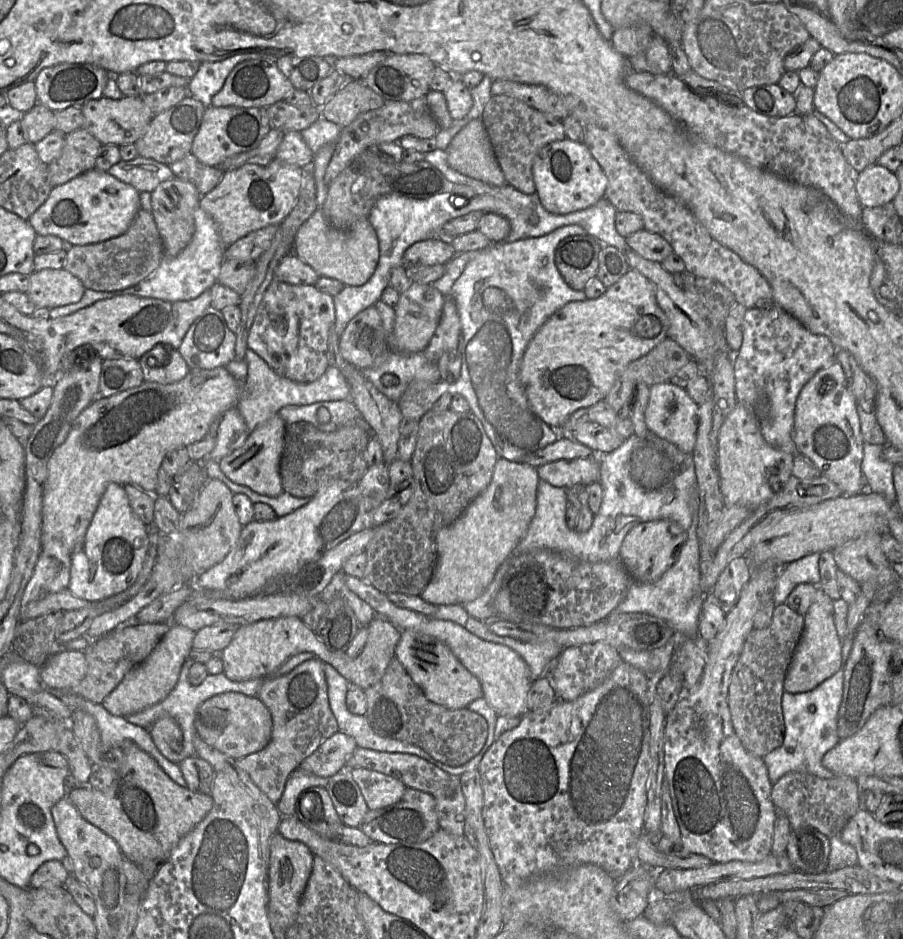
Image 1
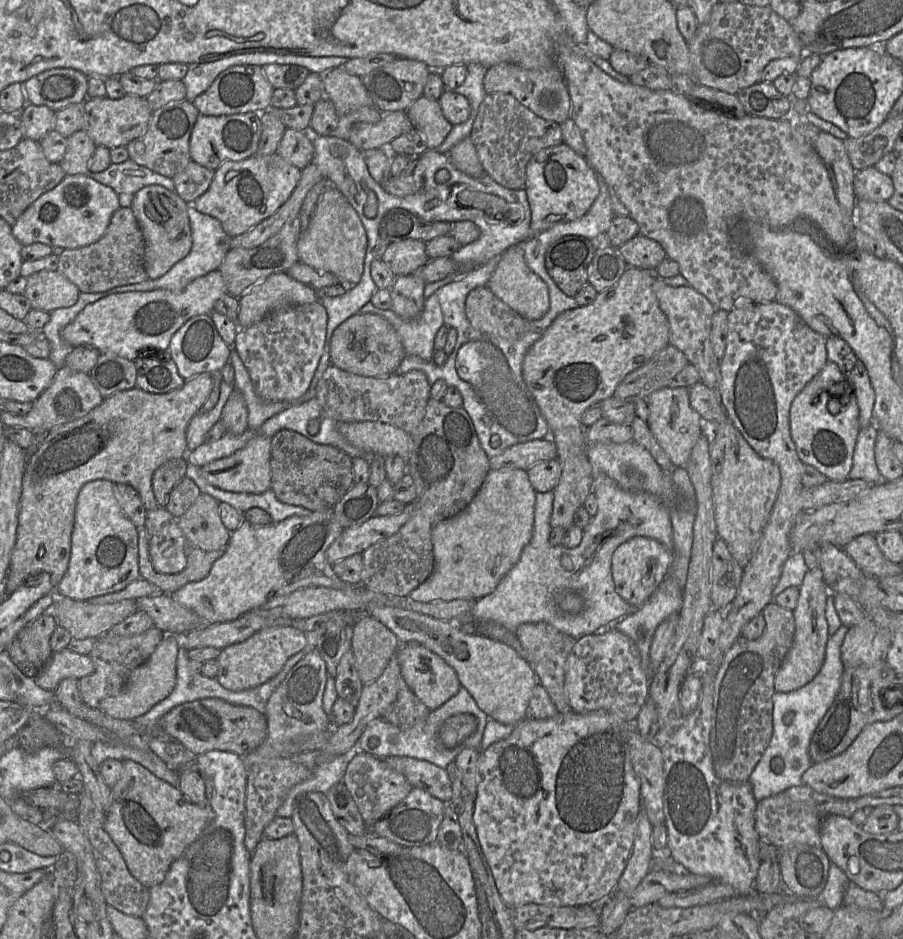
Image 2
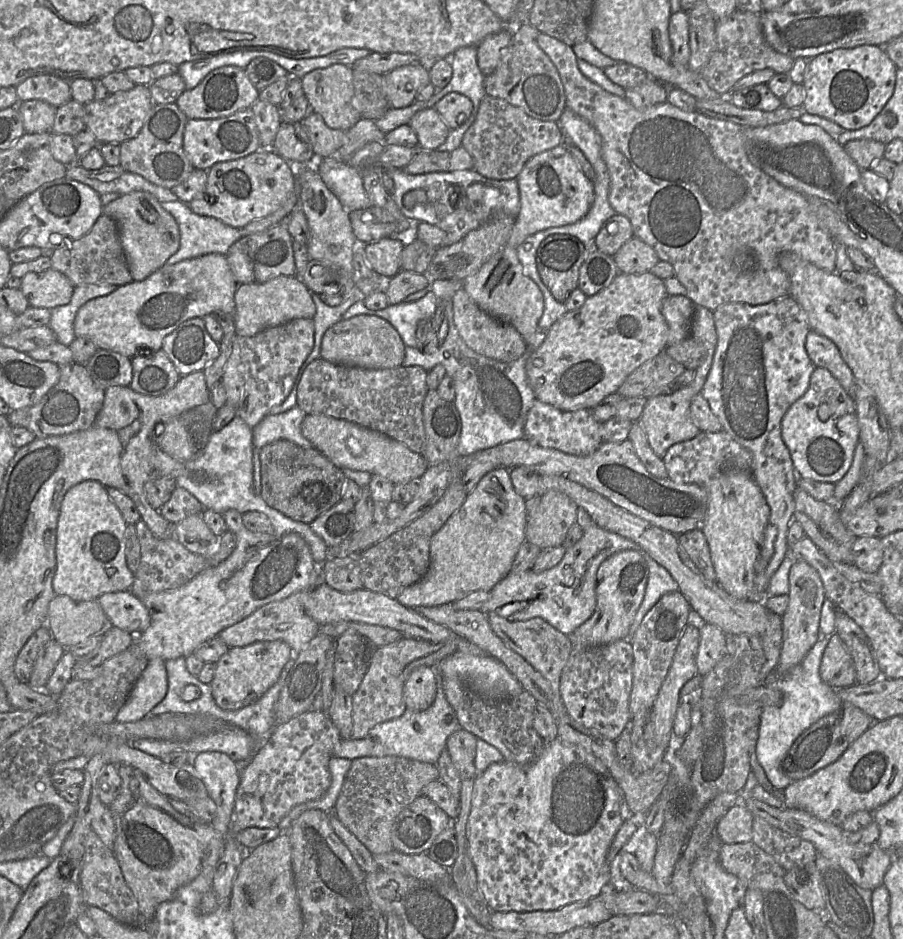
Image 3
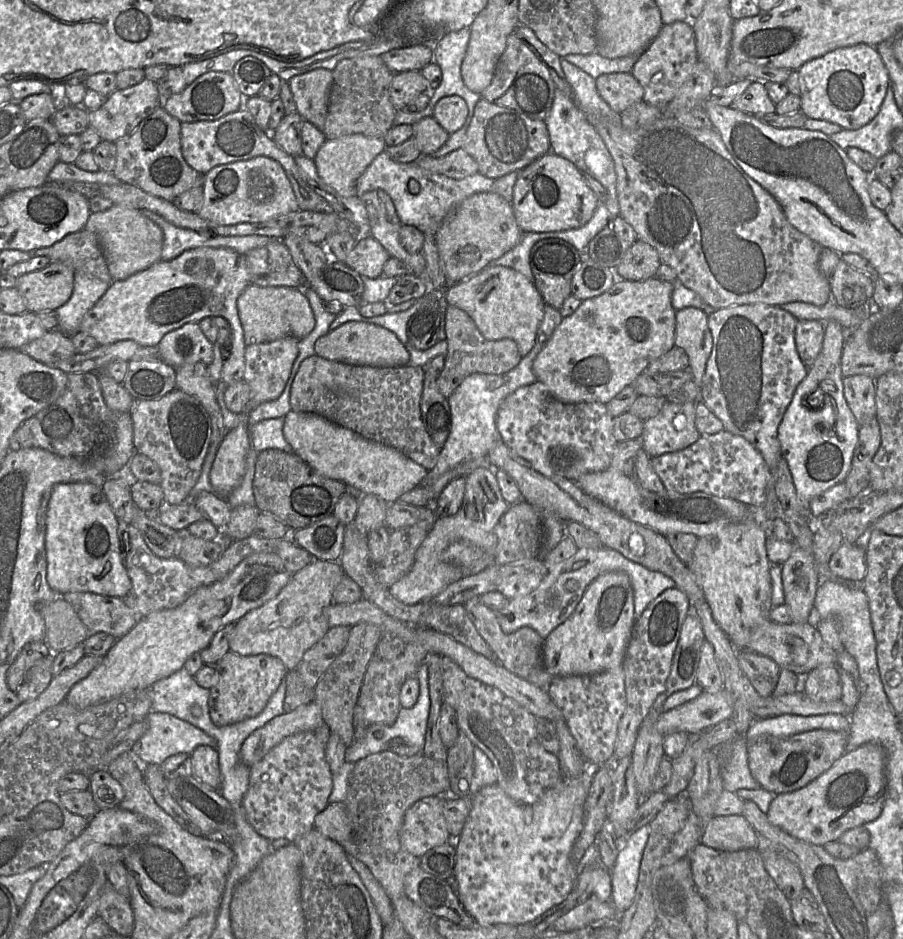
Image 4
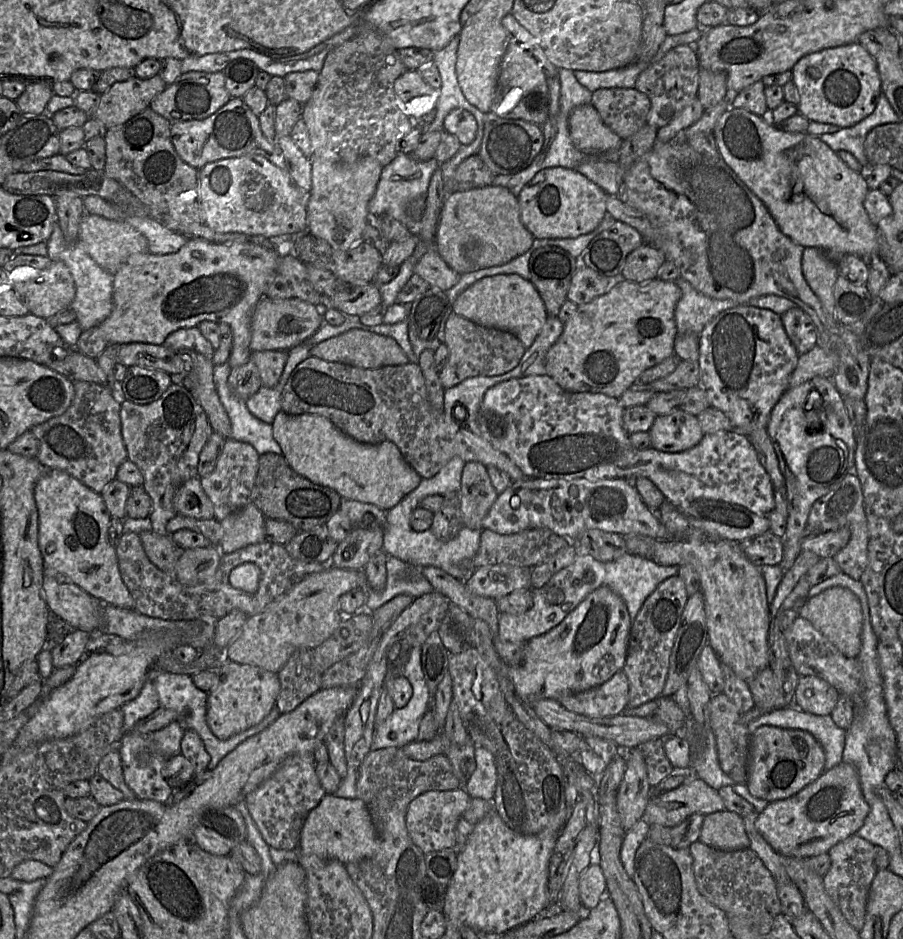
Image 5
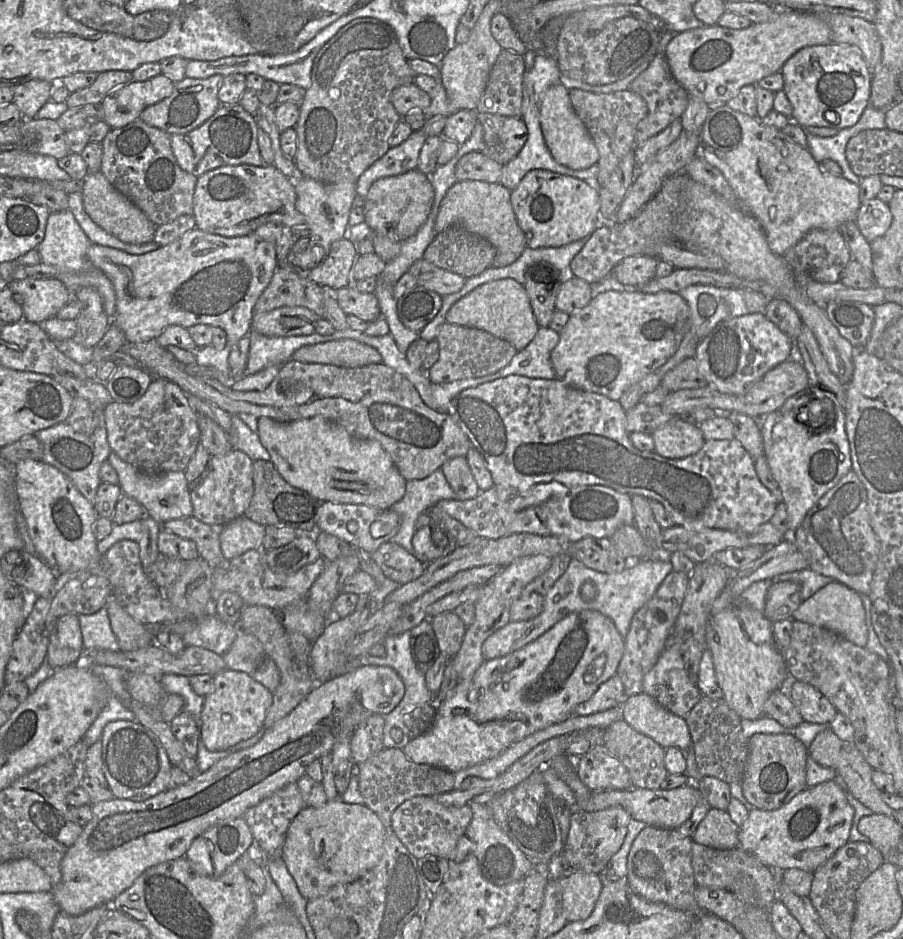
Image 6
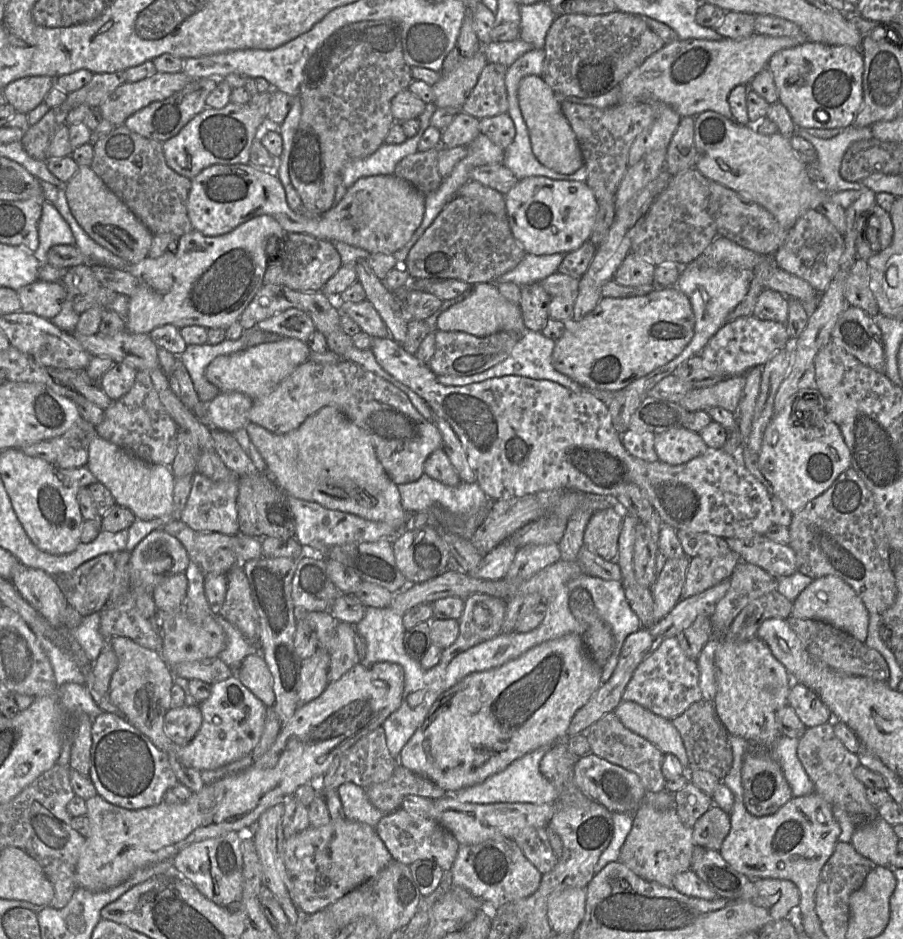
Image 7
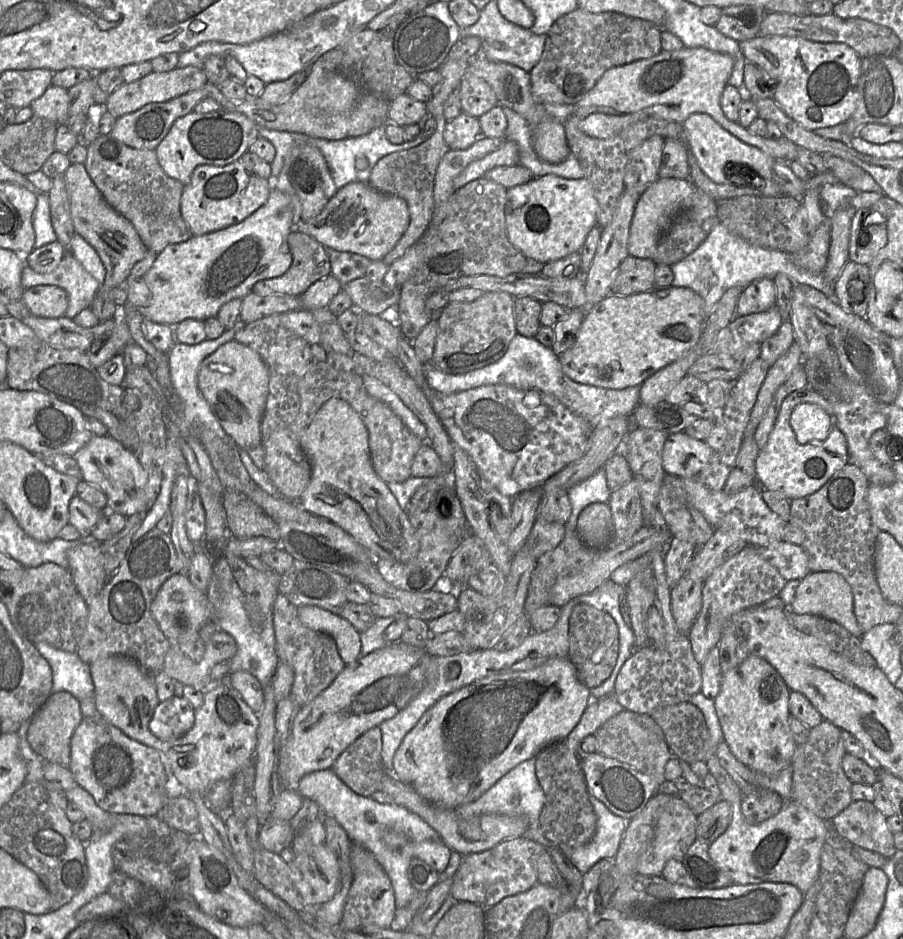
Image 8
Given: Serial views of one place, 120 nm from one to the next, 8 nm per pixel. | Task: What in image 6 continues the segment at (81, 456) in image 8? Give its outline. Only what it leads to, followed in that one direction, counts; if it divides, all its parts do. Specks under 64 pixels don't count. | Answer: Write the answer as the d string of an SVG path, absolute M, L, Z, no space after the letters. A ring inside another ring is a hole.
M113 451L107 458L107 462L118 474L118 485L124 494L136 499L146 511L146 514L159 523L173 519L192 517L193 505L191 492L183 471L172 471L163 474L146 474L123 461Z

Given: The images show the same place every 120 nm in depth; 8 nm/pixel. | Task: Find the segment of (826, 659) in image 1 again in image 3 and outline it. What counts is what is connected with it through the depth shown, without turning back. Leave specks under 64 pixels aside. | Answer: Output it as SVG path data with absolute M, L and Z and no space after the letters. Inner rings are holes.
M796 561L789 571L789 605L782 615L783 641L776 675L784 675L797 666L819 640L821 609L826 599L824 586L817 570L809 563Z

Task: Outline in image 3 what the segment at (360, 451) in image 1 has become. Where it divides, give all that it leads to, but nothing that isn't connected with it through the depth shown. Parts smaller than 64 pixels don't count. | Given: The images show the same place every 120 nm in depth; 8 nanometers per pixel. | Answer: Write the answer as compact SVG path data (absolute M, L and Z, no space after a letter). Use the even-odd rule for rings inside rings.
M289 440L274 441L259 450L260 496L271 508L303 523L311 523L342 499L345 475L314 447L303 448Z

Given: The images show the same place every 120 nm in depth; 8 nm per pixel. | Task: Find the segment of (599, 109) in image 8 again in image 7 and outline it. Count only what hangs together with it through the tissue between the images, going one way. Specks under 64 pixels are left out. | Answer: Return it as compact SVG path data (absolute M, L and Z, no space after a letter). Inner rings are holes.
M754 33L743 39L724 38L720 41L677 40L647 58L618 85L619 103L638 104L653 101L672 107L682 118L713 111L732 118L728 103L730 91L738 85L748 85L778 51L808 42L806 35L772 37Z

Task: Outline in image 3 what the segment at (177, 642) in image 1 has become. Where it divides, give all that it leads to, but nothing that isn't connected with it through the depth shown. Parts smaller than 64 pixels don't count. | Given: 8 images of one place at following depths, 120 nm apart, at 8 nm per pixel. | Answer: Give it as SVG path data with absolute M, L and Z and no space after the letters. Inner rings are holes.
M149 659L149 663L116 716L116 722L129 723L142 720L165 698L168 690L166 661Z

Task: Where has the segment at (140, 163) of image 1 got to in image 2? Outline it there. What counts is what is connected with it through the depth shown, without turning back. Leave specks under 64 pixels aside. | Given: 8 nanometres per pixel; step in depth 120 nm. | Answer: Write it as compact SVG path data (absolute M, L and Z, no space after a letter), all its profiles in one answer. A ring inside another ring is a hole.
M131 159L120 164L111 163L102 172L88 172L87 174L97 182L112 188L118 195L134 195L140 189L150 185L160 185L168 190L175 191L175 186L171 178L140 166Z

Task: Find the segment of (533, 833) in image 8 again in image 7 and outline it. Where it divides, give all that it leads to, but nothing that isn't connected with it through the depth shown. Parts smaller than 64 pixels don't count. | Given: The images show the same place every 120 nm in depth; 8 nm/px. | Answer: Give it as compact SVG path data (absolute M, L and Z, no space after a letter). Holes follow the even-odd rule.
M553 744L541 746L514 760L504 770L491 775L485 781L451 793L460 802L469 803L532 803L547 804L558 799L556 788L540 772L540 761Z

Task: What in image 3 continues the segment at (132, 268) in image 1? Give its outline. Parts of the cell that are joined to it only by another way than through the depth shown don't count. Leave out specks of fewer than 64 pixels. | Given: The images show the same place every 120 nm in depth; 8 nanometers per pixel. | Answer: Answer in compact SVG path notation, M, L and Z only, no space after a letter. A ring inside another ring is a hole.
M103 214L82 238L51 251L50 259L51 268L63 273L74 286L122 286L133 282L121 245L117 223Z

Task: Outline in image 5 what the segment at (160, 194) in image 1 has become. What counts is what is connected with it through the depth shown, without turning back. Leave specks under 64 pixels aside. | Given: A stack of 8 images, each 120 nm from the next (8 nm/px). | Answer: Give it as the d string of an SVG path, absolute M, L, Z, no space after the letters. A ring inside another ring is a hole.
M87 214L81 224L79 242L88 255L103 269L113 274L133 254L148 252L147 238L125 221Z

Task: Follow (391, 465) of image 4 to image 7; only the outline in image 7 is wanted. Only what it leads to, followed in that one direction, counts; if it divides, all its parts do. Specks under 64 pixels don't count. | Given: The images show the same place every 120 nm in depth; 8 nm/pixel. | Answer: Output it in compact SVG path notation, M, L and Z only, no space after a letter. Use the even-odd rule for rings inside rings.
M336 407L321 408L307 417L297 429L285 434L274 434L255 423L249 423L246 431L250 441L265 460L276 484L285 494L316 502L331 510L355 514L370 521L384 522L397 529L398 534L406 528L408 513L402 507L400 492L379 462L370 436Z

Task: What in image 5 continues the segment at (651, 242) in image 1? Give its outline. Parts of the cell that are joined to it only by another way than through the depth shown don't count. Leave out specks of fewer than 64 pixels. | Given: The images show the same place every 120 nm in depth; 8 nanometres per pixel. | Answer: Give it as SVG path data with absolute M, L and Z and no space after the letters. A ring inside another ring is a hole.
M644 243L628 254L620 275L627 281L646 283L657 278L658 271L665 260L662 251Z

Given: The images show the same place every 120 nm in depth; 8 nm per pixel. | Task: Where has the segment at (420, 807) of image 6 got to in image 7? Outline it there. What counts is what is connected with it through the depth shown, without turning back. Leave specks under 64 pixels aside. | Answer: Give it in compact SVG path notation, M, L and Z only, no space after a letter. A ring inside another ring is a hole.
M402 808L385 814L375 826L376 833L388 849L392 860L406 865L417 860L428 859L444 871L451 869L460 844L454 835L430 818L411 815Z

